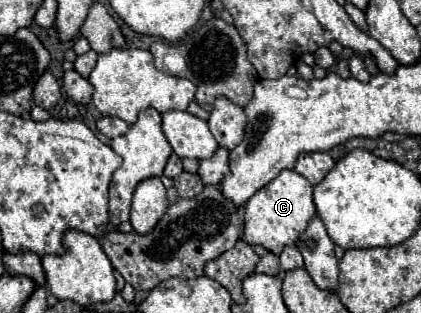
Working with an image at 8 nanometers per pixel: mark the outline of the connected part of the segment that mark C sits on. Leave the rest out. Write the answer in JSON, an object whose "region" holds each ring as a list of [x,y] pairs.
{"region":[[[282,170],[272,182],[260,188],[244,206],[244,240],[248,244],[260,244],[266,250],[280,254],[284,246],[294,244],[298,236],[306,230],[310,218],[316,214],[316,206],[312,200],[314,186],[294,170]]]}

